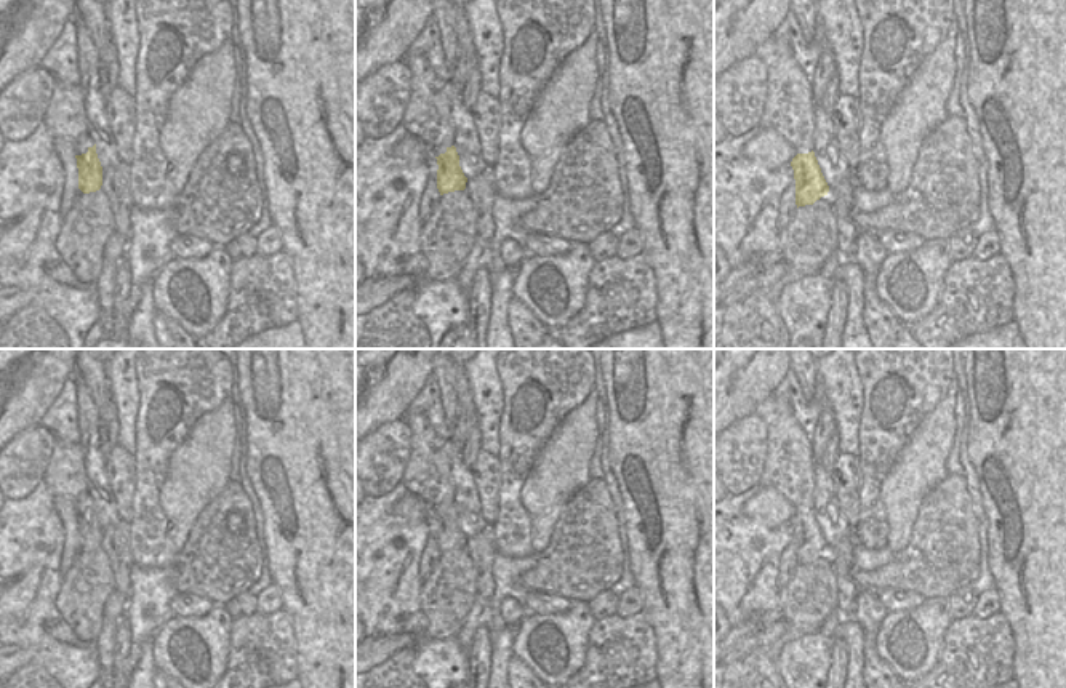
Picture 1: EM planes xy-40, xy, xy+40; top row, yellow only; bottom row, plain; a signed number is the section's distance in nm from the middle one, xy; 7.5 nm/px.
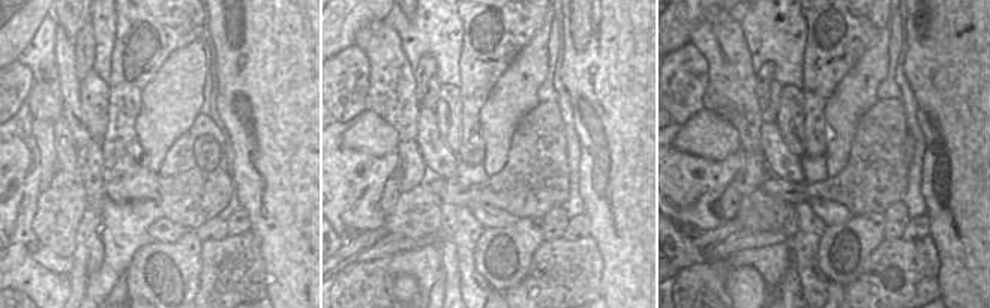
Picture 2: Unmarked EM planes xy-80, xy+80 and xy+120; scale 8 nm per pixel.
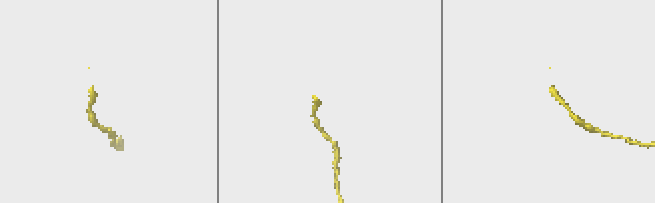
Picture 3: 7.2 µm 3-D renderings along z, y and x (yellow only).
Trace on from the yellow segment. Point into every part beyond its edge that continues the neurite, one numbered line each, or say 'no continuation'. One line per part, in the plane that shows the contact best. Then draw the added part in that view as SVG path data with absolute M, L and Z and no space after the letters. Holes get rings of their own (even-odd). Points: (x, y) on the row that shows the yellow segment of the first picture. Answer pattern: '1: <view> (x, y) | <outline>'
no continuation

